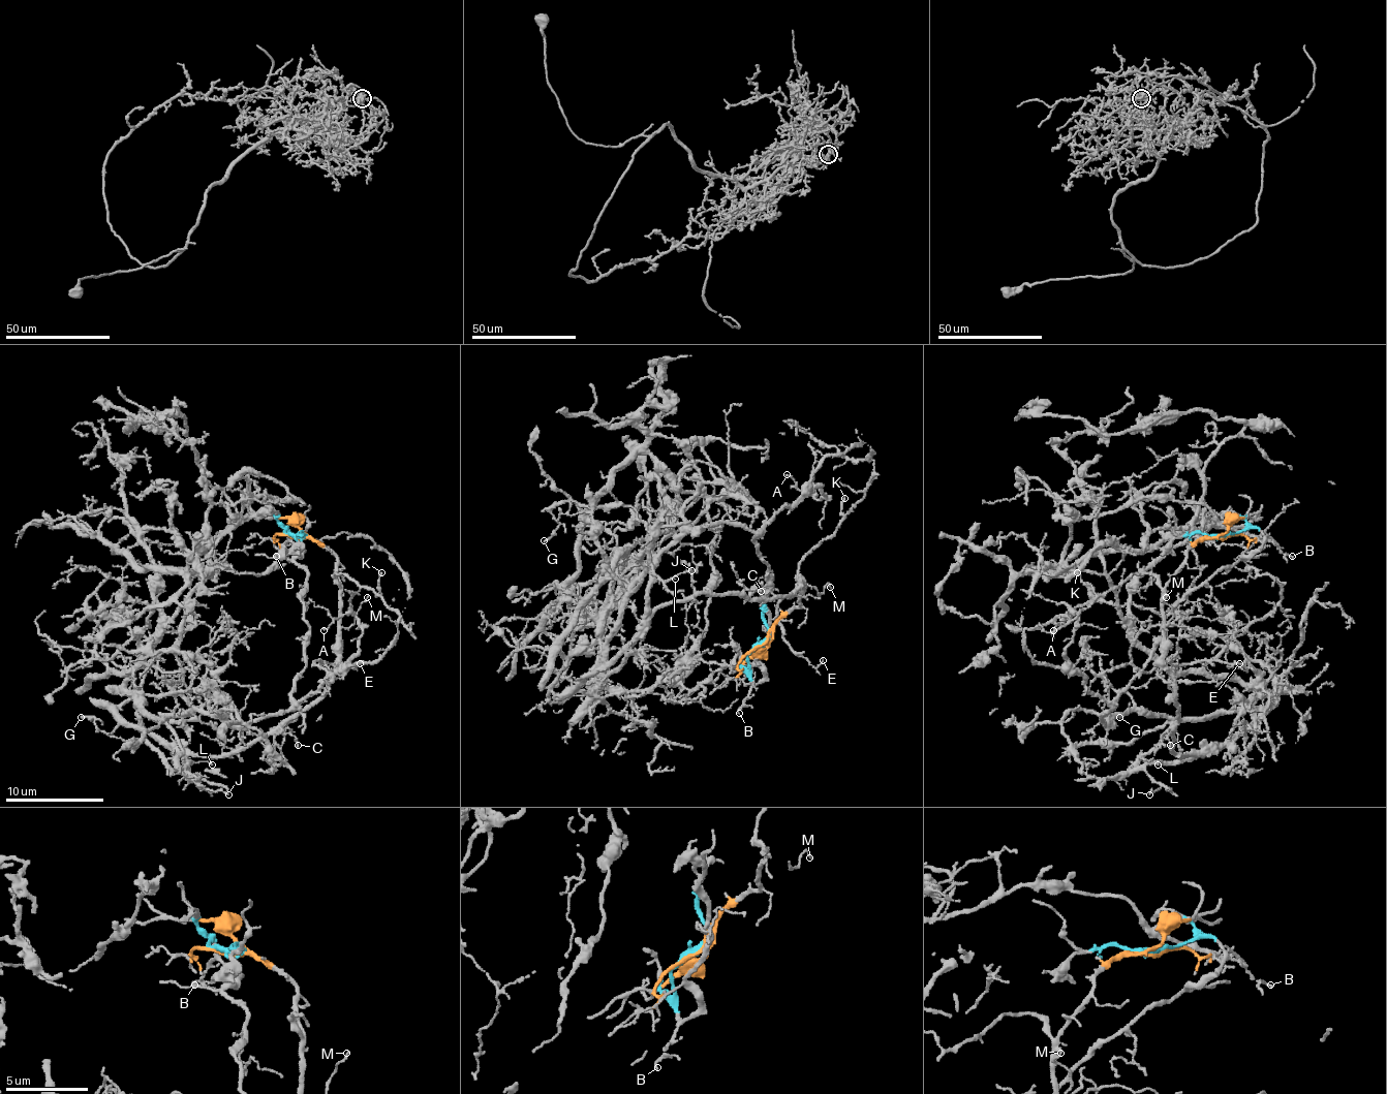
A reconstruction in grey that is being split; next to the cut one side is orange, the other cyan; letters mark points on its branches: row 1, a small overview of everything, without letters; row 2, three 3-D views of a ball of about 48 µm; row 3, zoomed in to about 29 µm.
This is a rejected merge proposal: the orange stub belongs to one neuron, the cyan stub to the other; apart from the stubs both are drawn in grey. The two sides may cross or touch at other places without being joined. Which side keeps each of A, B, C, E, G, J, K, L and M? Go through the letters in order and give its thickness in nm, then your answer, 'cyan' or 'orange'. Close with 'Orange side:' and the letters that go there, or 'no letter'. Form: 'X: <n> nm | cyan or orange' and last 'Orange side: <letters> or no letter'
A: 130 nm | cyan
B: 100 nm | cyan
C: 150 nm | orange
E: 110 nm | orange
G: 140 nm | cyan
J: 120 nm | orange
K: 150 nm | orange
L: 120 nm | orange
M: 140 nm | orange
Orange side: C, E, J, K, L, M

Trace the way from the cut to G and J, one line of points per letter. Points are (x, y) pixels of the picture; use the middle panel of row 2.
G: (759, 645), (754, 684), (771, 586), (749, 529), (688, 529), (626, 590), (587, 511), (543, 541)
J: (759, 645), (798, 607), (801, 583), (789, 595), (700, 593), (651, 607), (651, 566), (664, 581), (690, 570)

